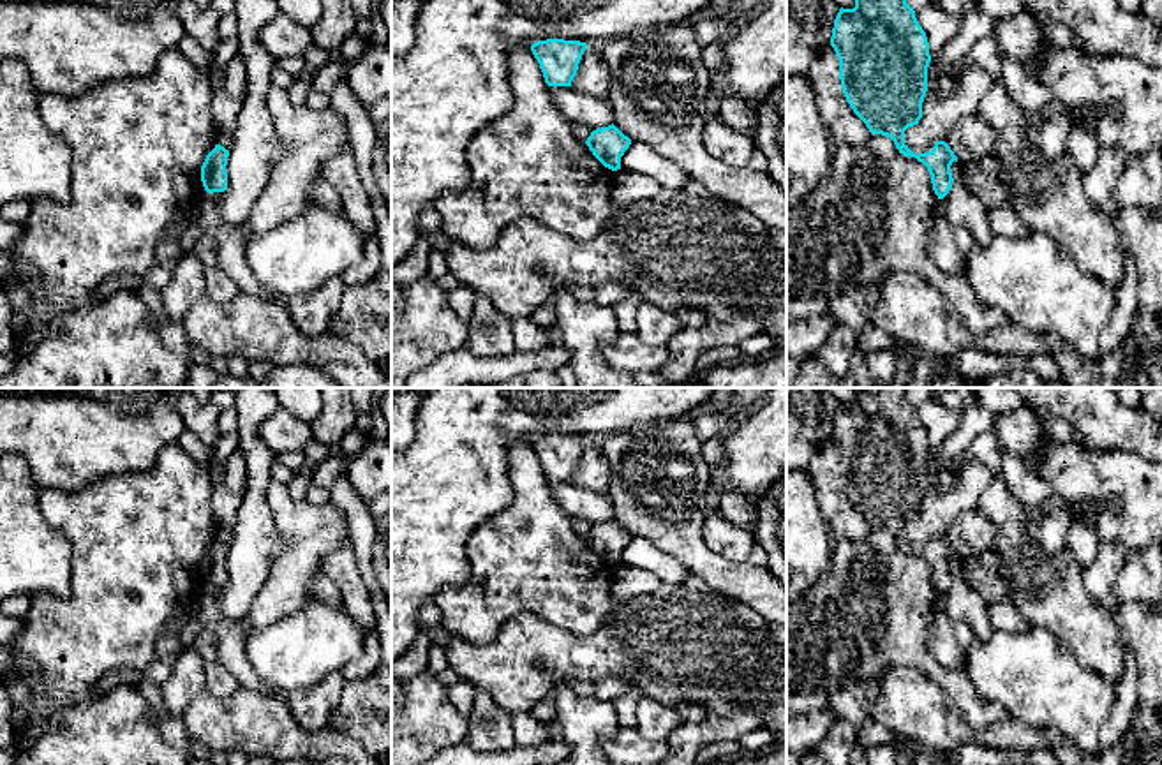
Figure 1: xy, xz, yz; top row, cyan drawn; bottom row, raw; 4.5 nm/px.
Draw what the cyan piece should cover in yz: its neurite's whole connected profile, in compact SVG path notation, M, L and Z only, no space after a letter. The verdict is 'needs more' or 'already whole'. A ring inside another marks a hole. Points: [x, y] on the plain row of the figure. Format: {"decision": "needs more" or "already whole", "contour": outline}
{"decision": "already whole", "contour": "M853 388L855 402L839 404L831 441L839 455L841 485L853 508L866 518L871 529L882 529L894 536L899 548L915 552L929 569L933 585L943 594L952 583L950 561L957 552L945 536L936 536L931 546L915 550L905 539L905 525L922 513L922 497L927 486L927 462L931 457L926 427L906 398L906 388Z"}

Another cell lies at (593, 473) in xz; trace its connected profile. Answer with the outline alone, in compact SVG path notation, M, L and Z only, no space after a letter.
M587 439L570 483L607 495L610 469L594 439Z

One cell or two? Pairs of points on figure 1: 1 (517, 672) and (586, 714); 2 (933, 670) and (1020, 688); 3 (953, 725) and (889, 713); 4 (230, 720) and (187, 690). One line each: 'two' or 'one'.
1: two
2: two
3: one
4: two

